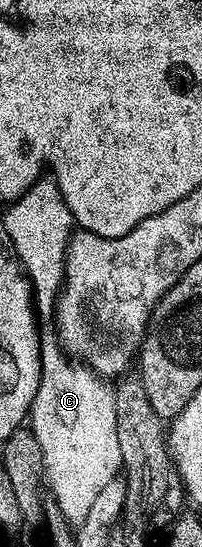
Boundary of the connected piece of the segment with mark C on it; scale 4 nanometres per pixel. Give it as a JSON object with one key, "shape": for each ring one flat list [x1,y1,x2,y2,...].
{"shape":[[54,336,42,338,39,360,43,363,43,371,39,374,37,395,31,404,29,428,35,433,37,442,41,445,46,488,48,490,51,488,51,493,55,496,52,497,54,504,61,507,61,515,65,515,71,526,78,527,82,525,85,515,93,507,93,498,101,491,101,487,116,480,123,469,121,448,117,444,115,390,98,373,72,364]]}

